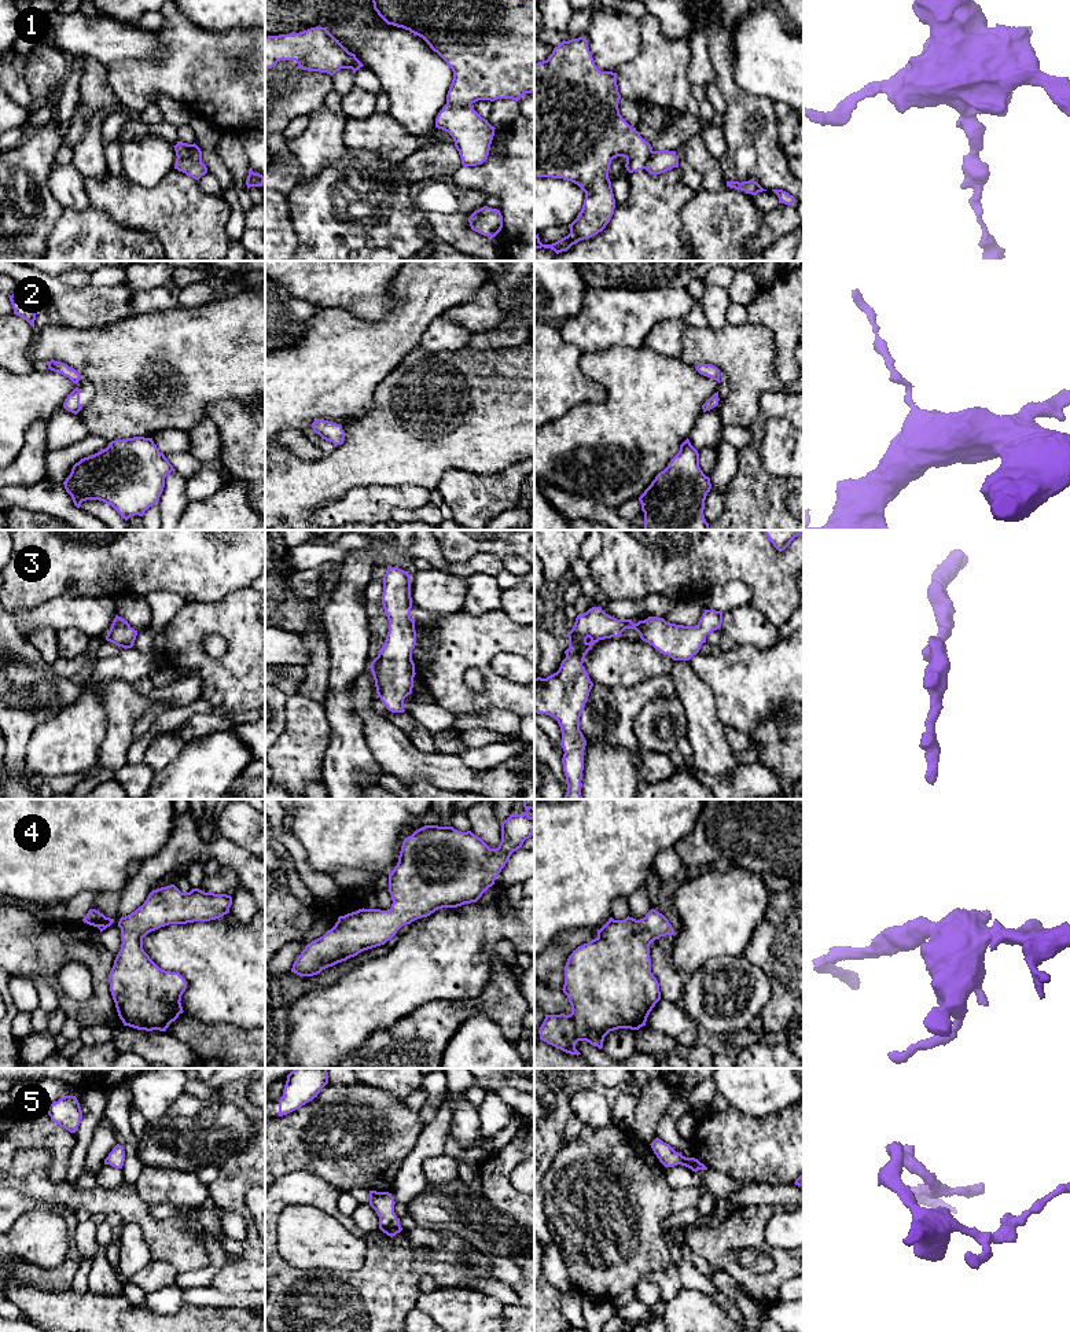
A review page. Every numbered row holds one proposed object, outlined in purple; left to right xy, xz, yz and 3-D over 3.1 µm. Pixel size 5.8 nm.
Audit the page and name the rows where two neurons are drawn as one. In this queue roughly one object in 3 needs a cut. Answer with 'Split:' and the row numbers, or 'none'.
Split: 1

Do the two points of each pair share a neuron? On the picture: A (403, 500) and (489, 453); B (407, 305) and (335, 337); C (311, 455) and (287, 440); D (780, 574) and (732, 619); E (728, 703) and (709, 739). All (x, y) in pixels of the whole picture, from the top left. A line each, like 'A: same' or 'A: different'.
A: different
B: same
C: same
D: different
E: different

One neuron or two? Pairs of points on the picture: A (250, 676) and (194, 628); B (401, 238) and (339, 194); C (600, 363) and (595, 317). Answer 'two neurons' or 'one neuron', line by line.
A: one neuron
B: one neuron
C: two neurons

